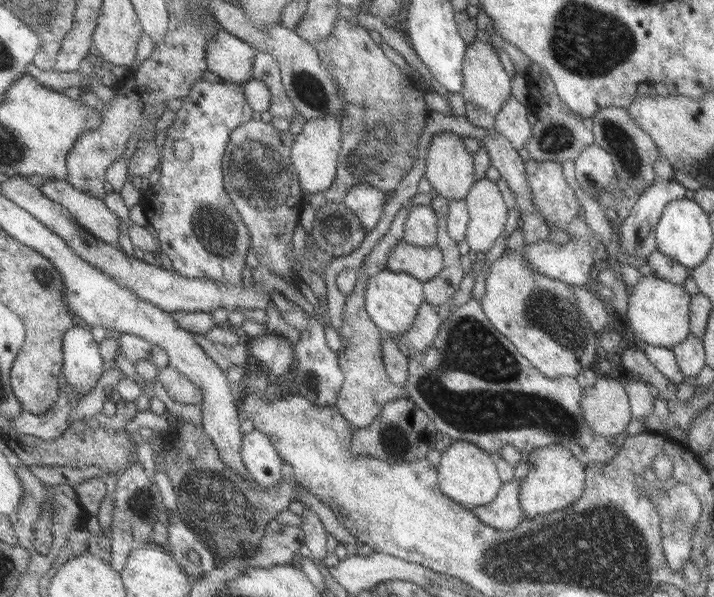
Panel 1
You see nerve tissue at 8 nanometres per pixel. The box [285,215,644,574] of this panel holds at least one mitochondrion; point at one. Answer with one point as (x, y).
(495, 404)

